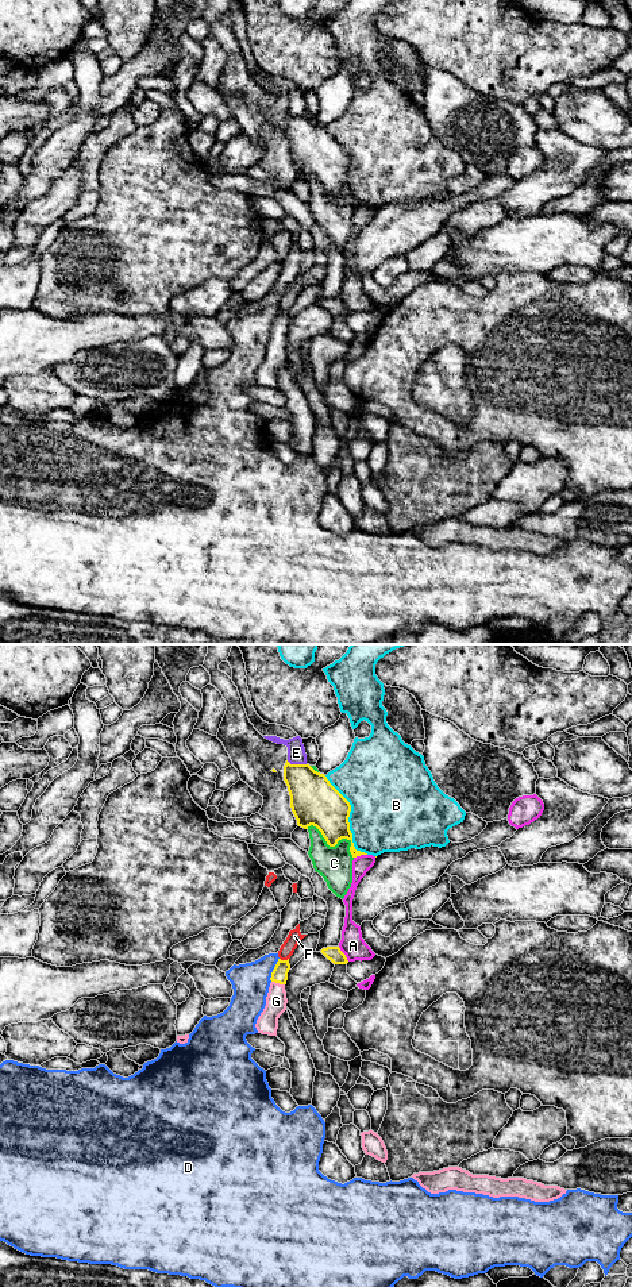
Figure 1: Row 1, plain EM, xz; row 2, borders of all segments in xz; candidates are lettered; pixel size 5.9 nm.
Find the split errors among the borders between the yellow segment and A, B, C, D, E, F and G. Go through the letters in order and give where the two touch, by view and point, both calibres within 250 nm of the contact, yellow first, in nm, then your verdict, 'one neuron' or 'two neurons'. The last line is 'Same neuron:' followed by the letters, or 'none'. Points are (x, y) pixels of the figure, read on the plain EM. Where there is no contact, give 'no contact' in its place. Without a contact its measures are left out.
A: xz (343, 305) | 90/150 nm | two neurons
B: xz (347, 170) | 280/440 nm | two neurons
C: xz (335, 196) | 260/200 nm | two neurons
D: xz (273, 322) | 100/220 nm | two neurons
E: xz (296, 116) | 280/110 nm | two neurons
F: xz (284, 312) | 100/90 nm | two neurons
G: xz (278, 334) | 100/130 nm | one neuron
Same neuron: G

